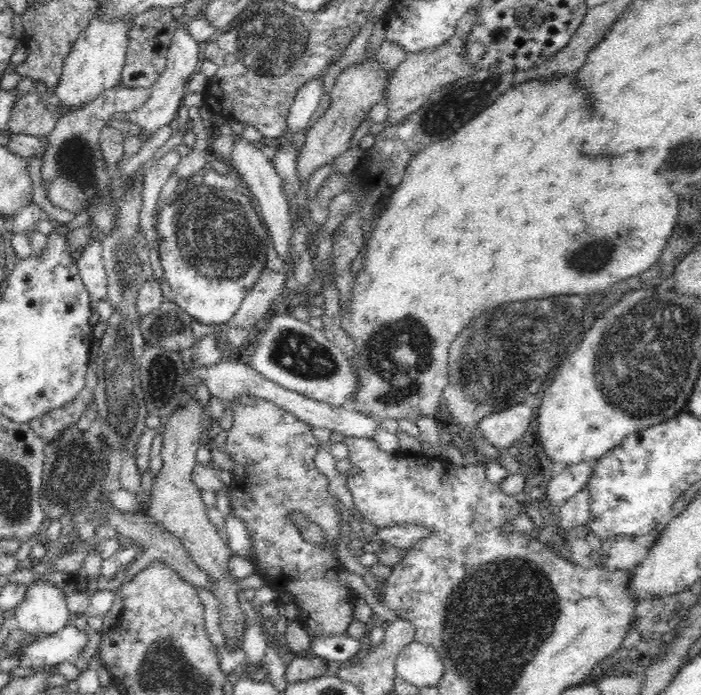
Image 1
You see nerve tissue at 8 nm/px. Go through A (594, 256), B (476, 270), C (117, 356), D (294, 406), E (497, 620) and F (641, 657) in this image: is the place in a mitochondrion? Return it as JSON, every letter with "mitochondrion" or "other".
{"A":"mitochondrion","B":"other","C":"mitochondrion","D":"other","E":"mitochondrion","F":"other"}

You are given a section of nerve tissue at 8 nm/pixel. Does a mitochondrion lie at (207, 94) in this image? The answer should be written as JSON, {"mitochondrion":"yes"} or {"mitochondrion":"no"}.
{"mitochondrion":"no"}

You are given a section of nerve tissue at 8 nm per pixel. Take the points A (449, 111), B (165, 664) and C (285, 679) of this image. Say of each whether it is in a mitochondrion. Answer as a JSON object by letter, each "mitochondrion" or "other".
{"A":"mitochondrion","B":"mitochondrion","C":"other"}

